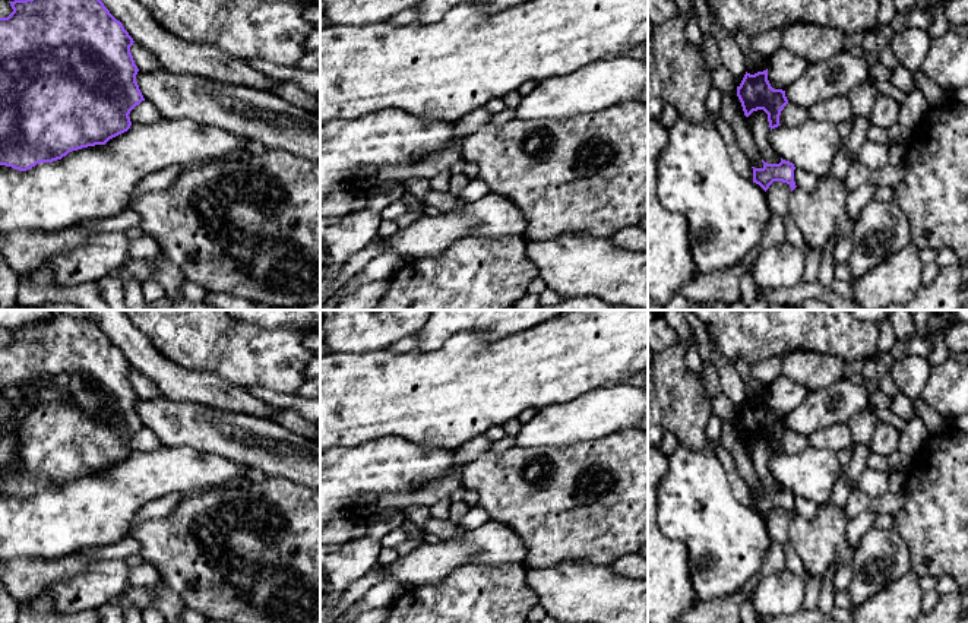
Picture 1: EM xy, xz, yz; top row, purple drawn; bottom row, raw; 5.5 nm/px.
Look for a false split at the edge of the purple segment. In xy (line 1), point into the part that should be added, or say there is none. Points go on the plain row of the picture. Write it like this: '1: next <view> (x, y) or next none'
1: next none

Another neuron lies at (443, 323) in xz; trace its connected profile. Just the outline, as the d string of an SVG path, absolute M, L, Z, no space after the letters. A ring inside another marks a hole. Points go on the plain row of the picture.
M433 310L428 322L417 332L420 336L420 351L433 351L443 345L446 339L459 332L481 331L490 339L496 339L509 333L525 331L534 325L541 325L544 320L566 310Z

